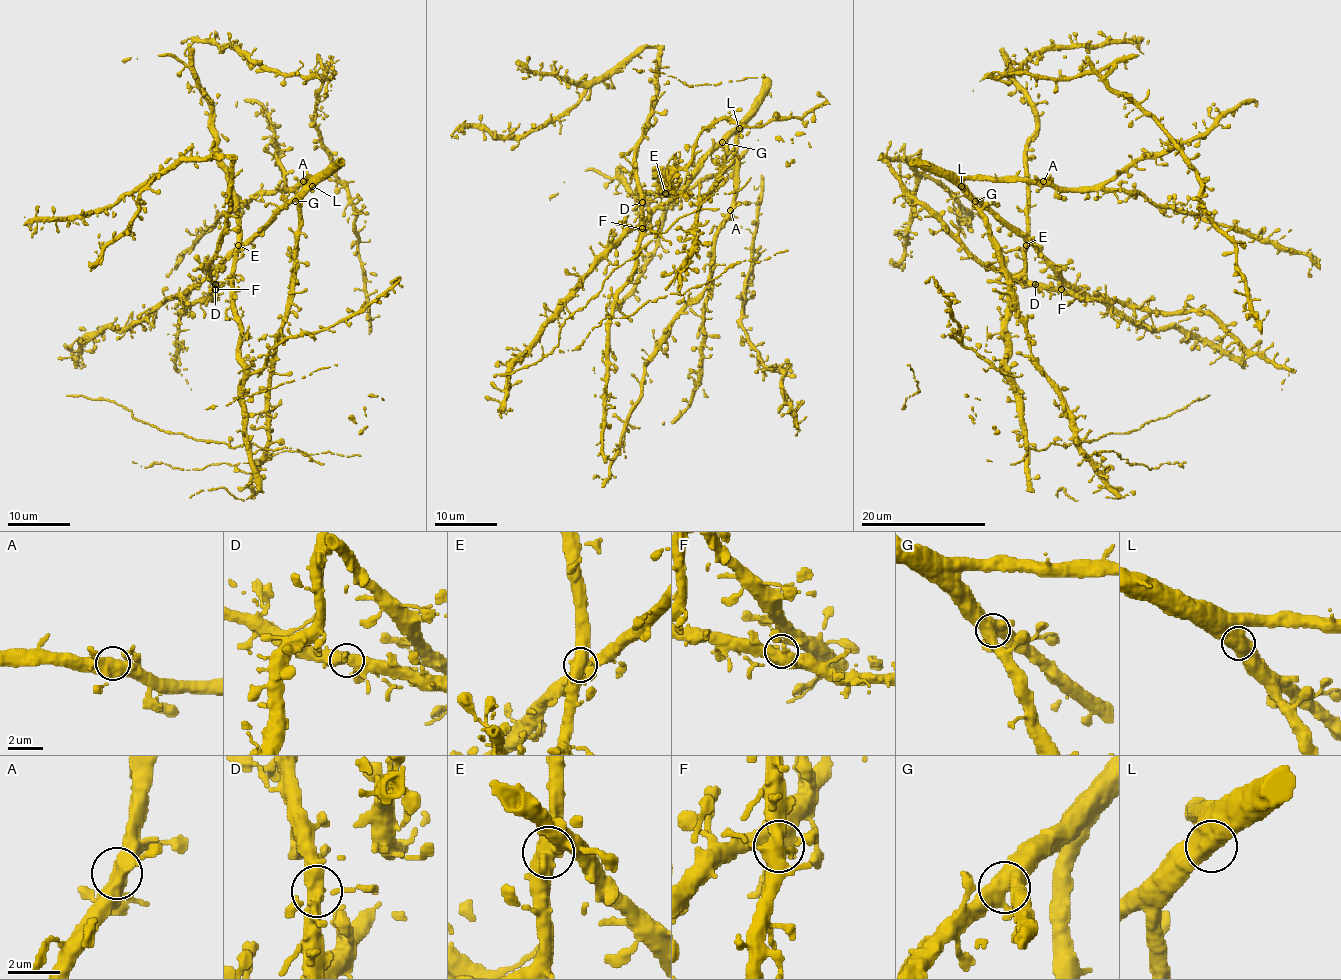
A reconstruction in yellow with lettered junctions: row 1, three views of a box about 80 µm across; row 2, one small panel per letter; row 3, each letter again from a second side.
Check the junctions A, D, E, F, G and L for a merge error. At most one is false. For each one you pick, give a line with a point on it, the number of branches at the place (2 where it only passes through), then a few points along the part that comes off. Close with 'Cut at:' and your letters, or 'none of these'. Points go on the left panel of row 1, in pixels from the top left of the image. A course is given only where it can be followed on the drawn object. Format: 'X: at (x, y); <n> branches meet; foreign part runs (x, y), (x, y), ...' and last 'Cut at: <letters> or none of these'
E: at (238, 245); 3 branches meet; foreign part runs (239, 245), (233, 312), (239, 325), (239, 356), (251, 372), (289, 337), (350, 319), (398, 278), (390, 281)
Cut at: E

